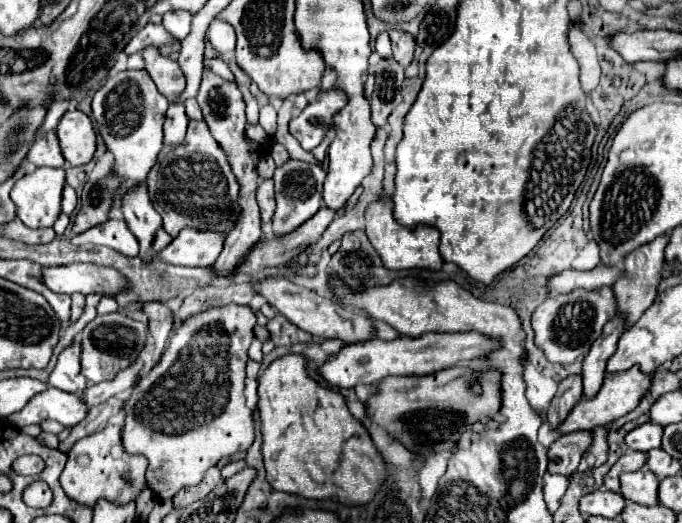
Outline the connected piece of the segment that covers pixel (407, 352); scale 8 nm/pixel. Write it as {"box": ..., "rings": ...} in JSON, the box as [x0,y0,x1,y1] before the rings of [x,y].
{"box":[320,332,498,388],"rings":[[[462,332],[462,334],[424,334],[420,338],[400,336],[396,340],[364,340],[356,344],[346,344],[340,352],[332,354],[322,366],[320,376],[336,388],[354,388],[358,384],[376,384],[388,376],[424,376],[436,370],[448,368],[456,362],[470,362],[482,358],[498,344],[478,332]]]}

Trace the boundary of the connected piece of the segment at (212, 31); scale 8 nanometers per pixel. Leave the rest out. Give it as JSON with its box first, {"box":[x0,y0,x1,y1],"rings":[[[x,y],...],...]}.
{"box":[208,20,236,52],"rings":[[[214,20],[208,28],[208,40],[210,44],[218,50],[218,52],[228,52],[228,50],[234,50],[236,48],[236,34],[234,34],[234,28],[226,22],[220,22],[220,20]]]}

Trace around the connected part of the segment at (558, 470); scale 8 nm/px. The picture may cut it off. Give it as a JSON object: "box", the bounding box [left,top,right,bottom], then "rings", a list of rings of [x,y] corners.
{"box":[550,432,590,476],"rings":[[[572,432],[560,436],[550,444],[550,472],[560,476],[572,476],[578,468],[582,454],[590,446],[590,432]]]}

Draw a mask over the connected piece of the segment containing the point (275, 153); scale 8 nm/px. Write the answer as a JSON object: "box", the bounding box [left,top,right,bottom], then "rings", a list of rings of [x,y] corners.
{"box":[270,143,289,167],"rings":[[[277,143],[276,145],[274,145],[272,147],[271,152],[272,153],[270,153],[270,155],[272,156],[274,162],[276,164],[276,167],[281,167],[289,159],[289,154],[288,154],[287,150],[285,149],[284,146],[282,146],[279,143]]]}

